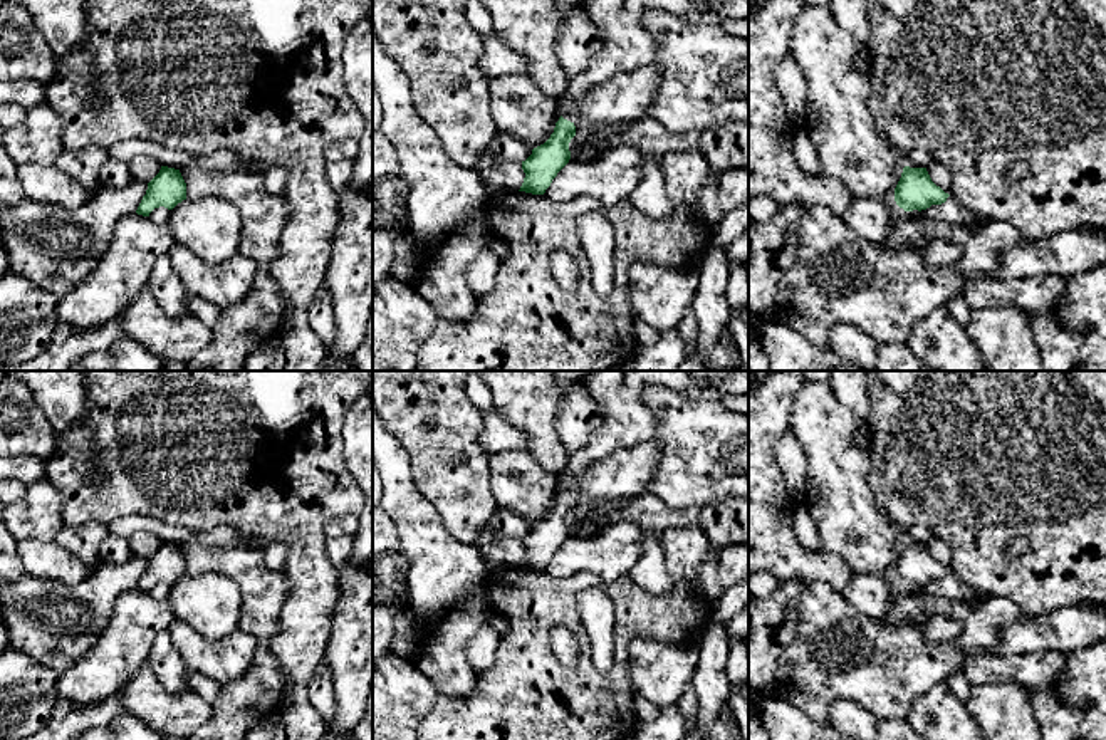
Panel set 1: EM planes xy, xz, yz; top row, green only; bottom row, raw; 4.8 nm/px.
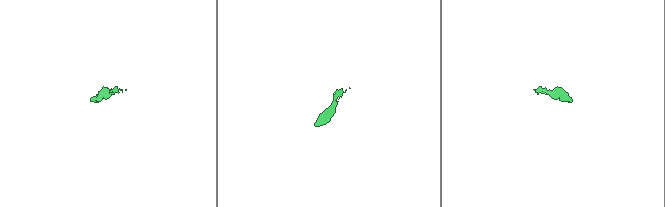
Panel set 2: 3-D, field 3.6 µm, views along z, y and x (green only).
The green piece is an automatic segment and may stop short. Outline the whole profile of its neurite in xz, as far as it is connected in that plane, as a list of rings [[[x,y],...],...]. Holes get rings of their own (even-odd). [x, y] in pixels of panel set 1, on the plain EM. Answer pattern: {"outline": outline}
{"outline": [[[587,371],[581,381],[599,403],[603,426],[591,435],[584,448],[571,453],[566,470],[559,475],[562,492],[554,508],[522,537],[525,554],[519,567],[544,571],[569,539],[577,477],[589,465],[655,438],[658,421],[641,398],[646,388],[663,386],[681,398],[710,403],[749,394],[749,371]]]}

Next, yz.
{"outline": [[[905,542],[895,564],[895,577],[905,587],[921,587],[931,581],[942,581],[948,572],[948,569],[931,557],[926,544]]]}

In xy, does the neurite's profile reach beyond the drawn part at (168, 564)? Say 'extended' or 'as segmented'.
as segmented

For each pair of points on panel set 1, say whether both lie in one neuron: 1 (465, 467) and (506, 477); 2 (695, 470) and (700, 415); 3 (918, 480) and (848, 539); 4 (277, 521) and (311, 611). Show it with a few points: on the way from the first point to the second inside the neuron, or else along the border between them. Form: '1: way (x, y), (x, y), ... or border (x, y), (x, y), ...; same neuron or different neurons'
1: border (489, 457), (489, 489), (497, 505); different neurons
2: way (699, 457), (700, 428); same neuron
3: border (868, 474), (868, 484), (881, 512), (902, 531); different neurons
4: way (299, 542), (307, 556), (311, 589); same neuron

